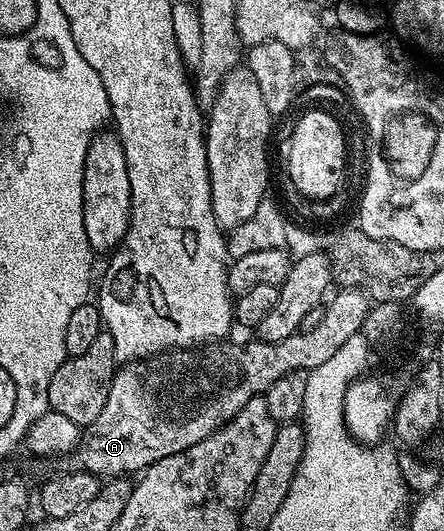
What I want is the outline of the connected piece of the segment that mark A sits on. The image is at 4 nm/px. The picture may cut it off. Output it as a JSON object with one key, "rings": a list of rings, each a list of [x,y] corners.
{"rings":[[[341,289],[338,294],[333,302],[329,301],[325,305],[325,317],[319,327],[298,331],[279,342],[253,339],[249,346],[206,343],[192,351],[166,351],[156,358],[155,363],[142,364],[138,373],[133,367],[122,368],[113,378],[107,403],[99,419],[88,426],[87,436],[68,454],[68,468],[93,473],[99,479],[125,477],[129,473],[140,474],[159,459],[187,451],[187,447],[195,447],[195,443],[207,439],[215,430],[222,429],[232,417],[243,411],[243,407],[247,407],[247,403],[251,403],[251,399],[269,390],[275,379],[283,379],[283,375],[296,369],[308,371],[321,366],[326,359],[331,359],[331,355],[335,355],[335,351],[339,351],[339,347],[343,347],[343,343],[347,343],[347,339],[351,339],[351,335],[364,330],[365,316],[371,308],[369,298],[357,289]]]}

